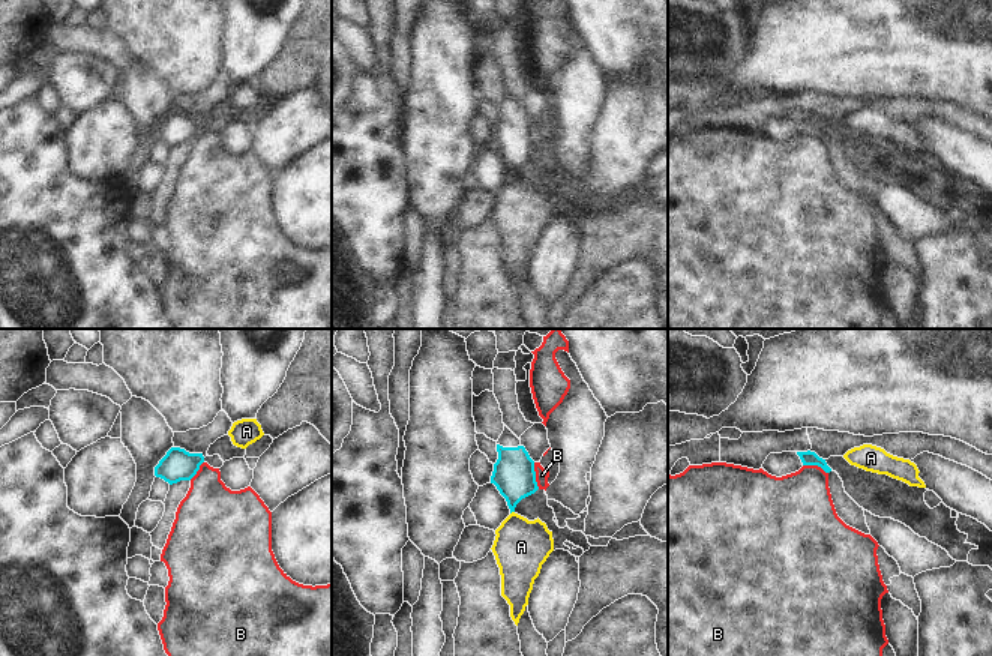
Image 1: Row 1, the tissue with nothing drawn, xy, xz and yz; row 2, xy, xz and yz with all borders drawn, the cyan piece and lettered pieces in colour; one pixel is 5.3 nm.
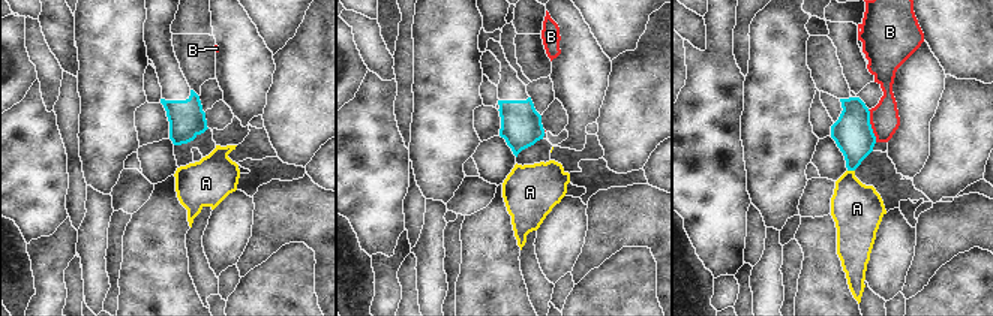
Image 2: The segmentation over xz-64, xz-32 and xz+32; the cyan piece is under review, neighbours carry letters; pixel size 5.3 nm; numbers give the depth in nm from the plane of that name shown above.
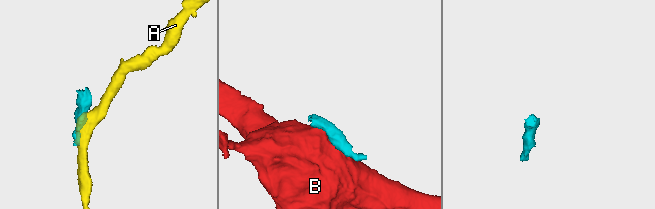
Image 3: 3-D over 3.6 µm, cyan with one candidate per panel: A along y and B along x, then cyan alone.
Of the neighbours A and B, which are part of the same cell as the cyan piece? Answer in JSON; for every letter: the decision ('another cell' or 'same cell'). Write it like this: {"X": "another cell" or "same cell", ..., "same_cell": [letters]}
{"A": "another cell", "B": "another cell", "same_cell": []}

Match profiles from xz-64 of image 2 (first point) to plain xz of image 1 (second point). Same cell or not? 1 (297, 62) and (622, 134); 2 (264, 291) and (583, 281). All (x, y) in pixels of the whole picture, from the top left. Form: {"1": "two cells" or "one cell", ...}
{"1": "one cell", "2": "two cells"}

